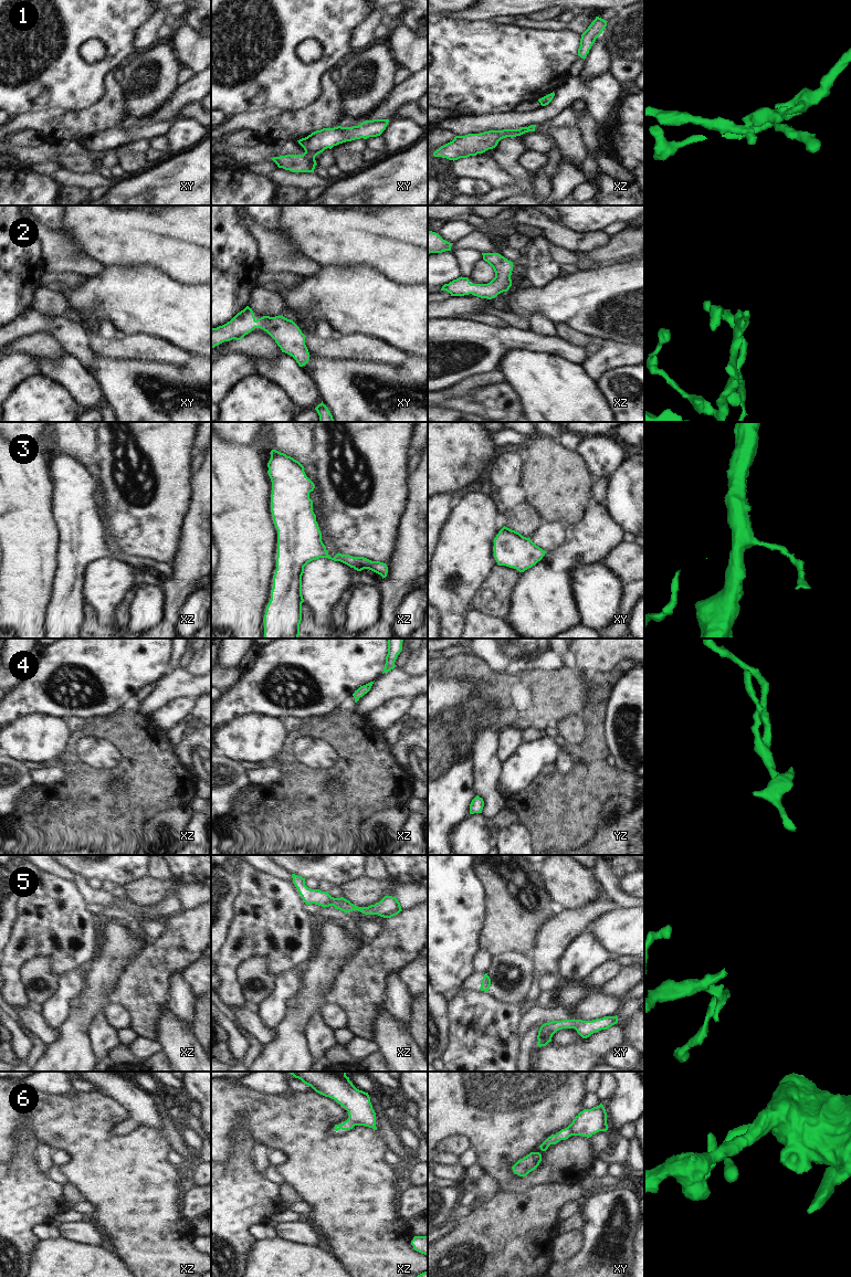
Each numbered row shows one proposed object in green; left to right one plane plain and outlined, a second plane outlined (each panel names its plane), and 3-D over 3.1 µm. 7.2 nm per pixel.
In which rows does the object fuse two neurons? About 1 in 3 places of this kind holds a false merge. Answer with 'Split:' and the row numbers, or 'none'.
Split: 1

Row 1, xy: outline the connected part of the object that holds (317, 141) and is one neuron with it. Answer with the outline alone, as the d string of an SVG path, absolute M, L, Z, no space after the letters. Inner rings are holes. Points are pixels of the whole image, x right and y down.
M372 119L365 120L360 125L353 127L323 128L297 141L306 154L316 157L325 149L332 149L334 146L346 141L380 136L388 123L389 119Z

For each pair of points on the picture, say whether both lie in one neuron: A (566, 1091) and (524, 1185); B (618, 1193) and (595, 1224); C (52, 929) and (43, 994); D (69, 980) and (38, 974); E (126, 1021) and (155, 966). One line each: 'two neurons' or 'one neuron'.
A: one neuron
B: one neuron
C: two neurons
D: two neurons
E: two neurons

